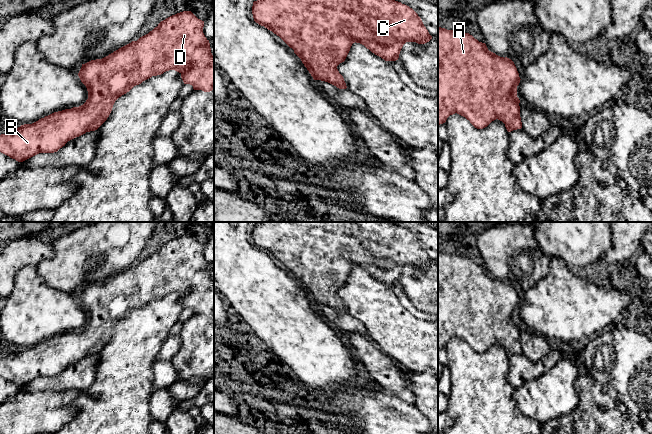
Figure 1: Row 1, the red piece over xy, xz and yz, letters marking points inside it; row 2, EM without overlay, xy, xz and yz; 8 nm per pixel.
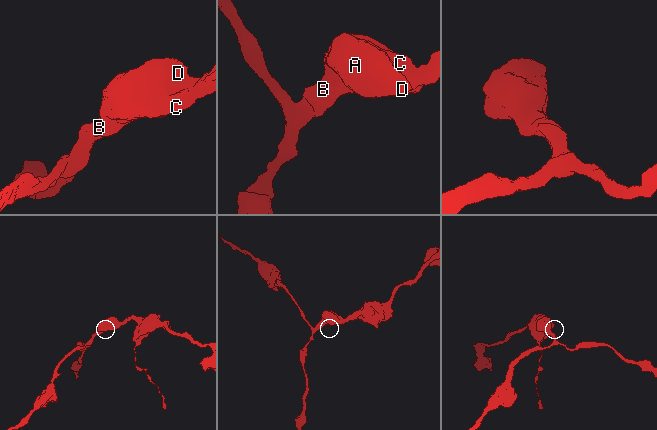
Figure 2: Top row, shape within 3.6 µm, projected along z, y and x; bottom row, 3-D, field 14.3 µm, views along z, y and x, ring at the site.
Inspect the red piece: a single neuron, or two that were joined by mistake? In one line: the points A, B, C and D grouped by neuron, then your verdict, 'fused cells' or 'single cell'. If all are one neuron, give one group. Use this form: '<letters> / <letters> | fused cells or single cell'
A B C D | single cell

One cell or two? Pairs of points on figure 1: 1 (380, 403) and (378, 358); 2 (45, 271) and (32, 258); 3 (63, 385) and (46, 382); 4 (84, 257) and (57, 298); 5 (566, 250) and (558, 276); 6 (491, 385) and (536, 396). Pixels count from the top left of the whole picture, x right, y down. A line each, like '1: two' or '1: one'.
1: two
2: two
3: one
4: two
5: two
6: two

